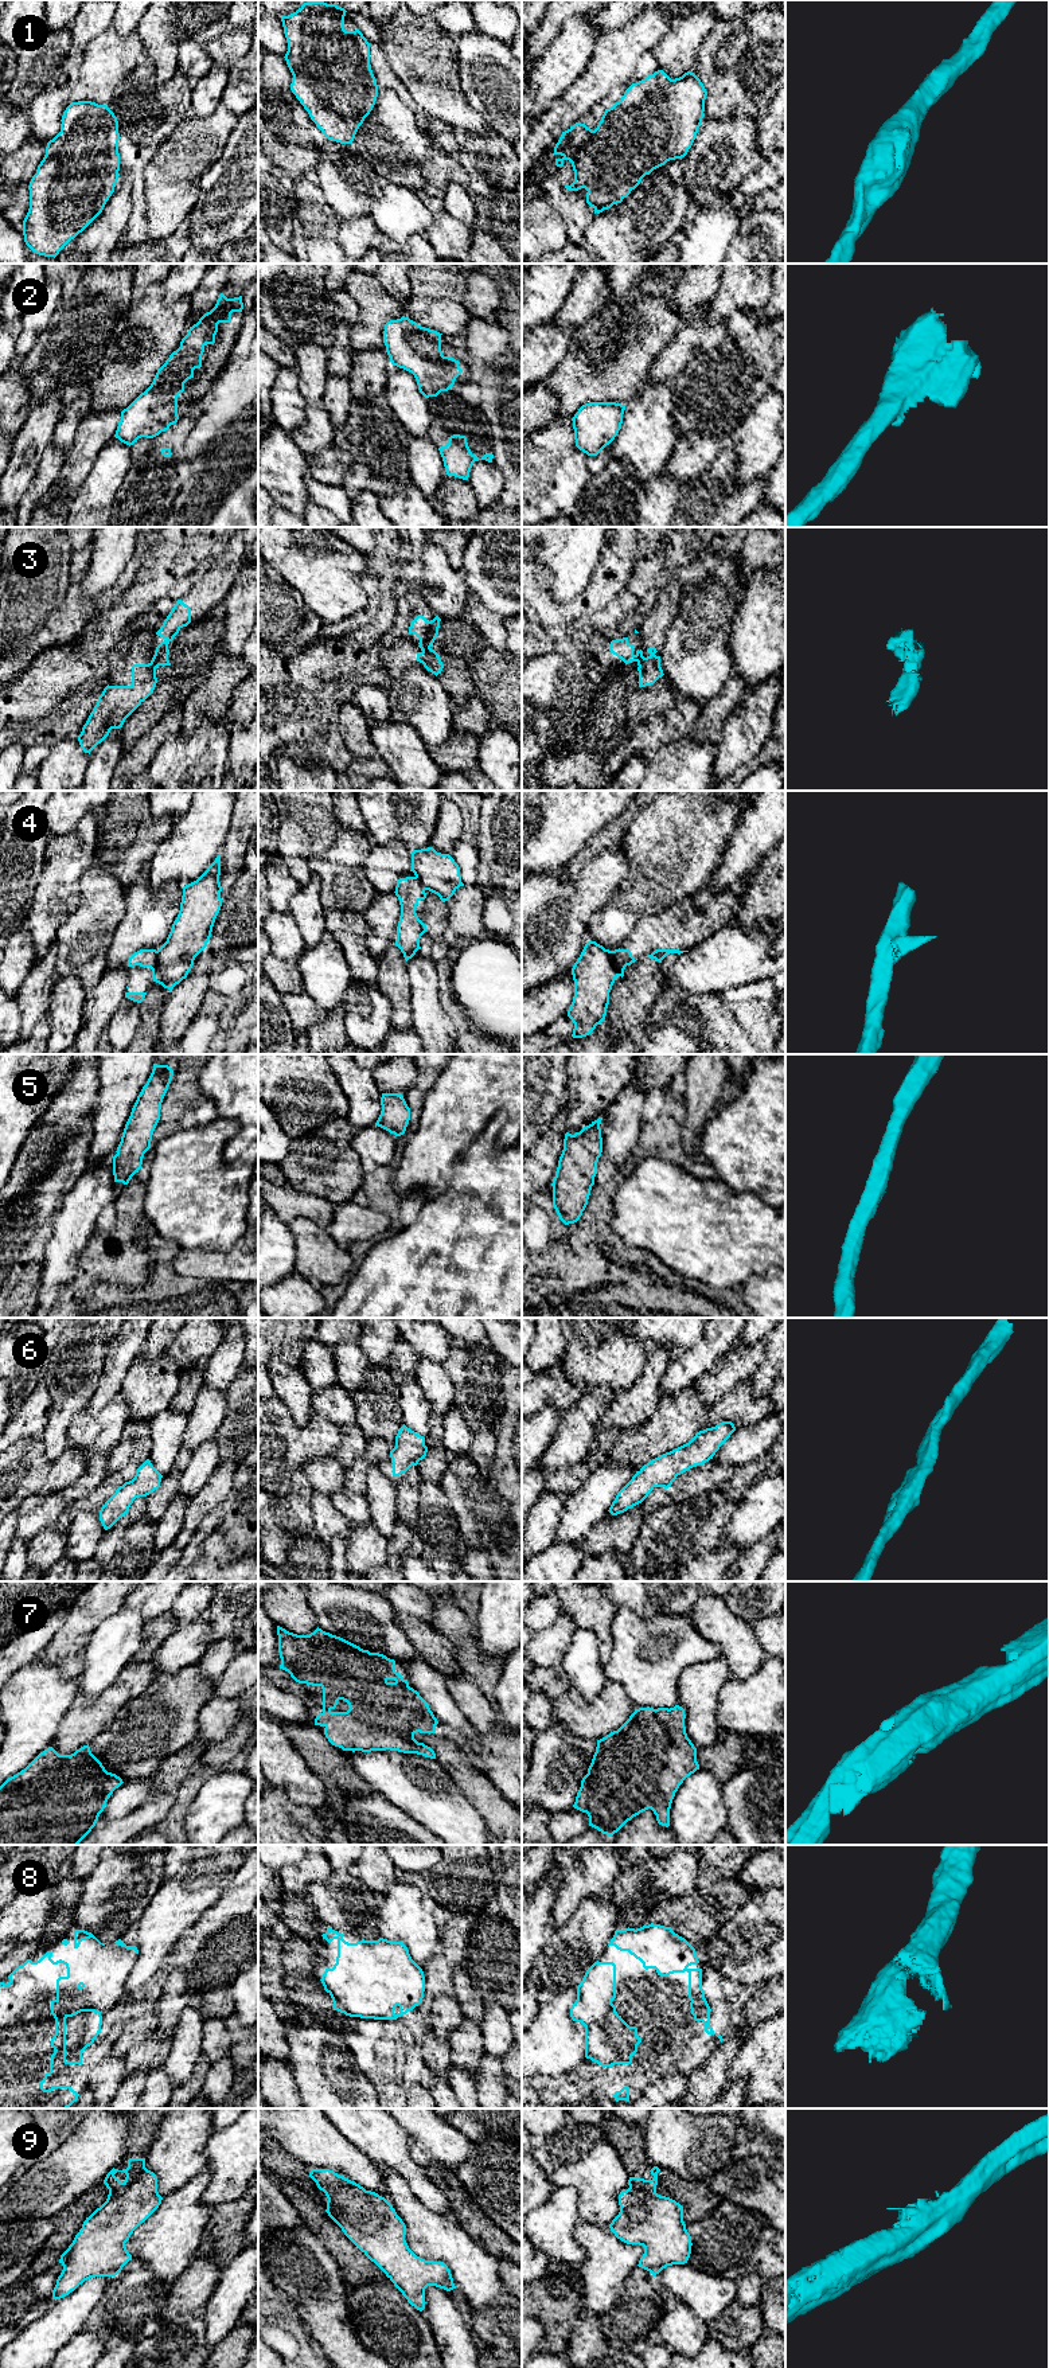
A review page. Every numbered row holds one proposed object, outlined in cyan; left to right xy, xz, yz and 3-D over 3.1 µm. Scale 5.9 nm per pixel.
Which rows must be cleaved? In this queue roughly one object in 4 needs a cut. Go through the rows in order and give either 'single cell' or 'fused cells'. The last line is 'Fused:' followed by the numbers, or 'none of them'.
1: single cell
2: single cell
3: fused cells
4: fused cells
5: single cell
6: single cell
7: single cell
8: single cell
9: single cell
Fused: 3, 4

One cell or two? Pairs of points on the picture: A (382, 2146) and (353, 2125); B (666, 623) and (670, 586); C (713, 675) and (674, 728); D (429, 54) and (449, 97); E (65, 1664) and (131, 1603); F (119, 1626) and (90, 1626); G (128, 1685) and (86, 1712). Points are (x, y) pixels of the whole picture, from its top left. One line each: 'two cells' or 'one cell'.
A: one cell
B: one cell
C: two cells
D: one cell
E: two cells
F: two cells
G: one cell

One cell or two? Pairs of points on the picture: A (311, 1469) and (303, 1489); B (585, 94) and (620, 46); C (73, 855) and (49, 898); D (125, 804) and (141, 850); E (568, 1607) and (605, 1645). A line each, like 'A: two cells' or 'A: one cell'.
A: two cells
B: one cell
C: one cell
D: one cell
E: one cell

